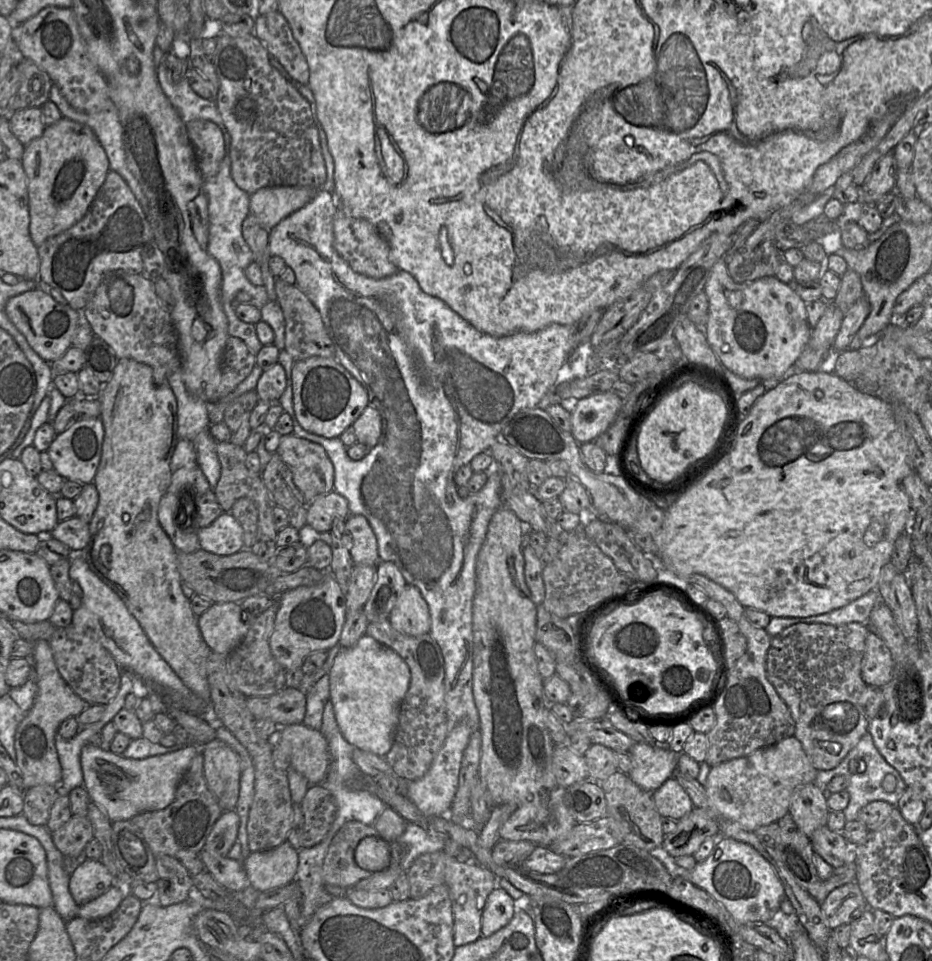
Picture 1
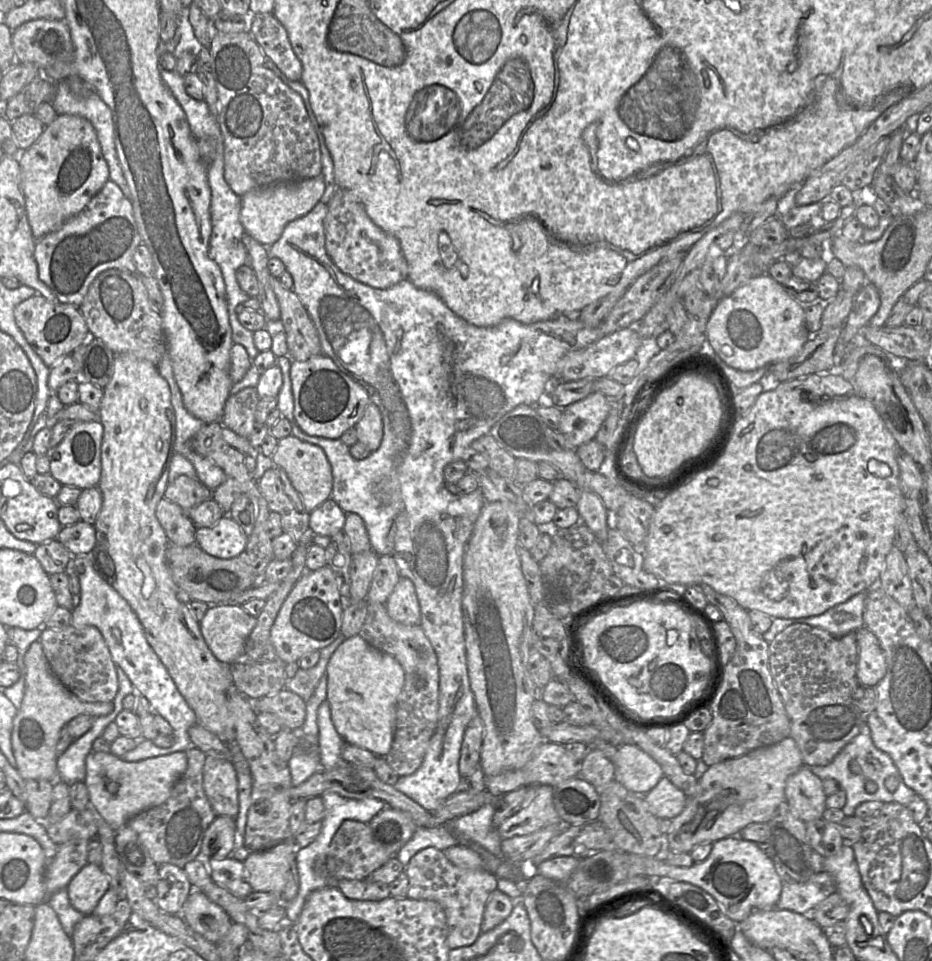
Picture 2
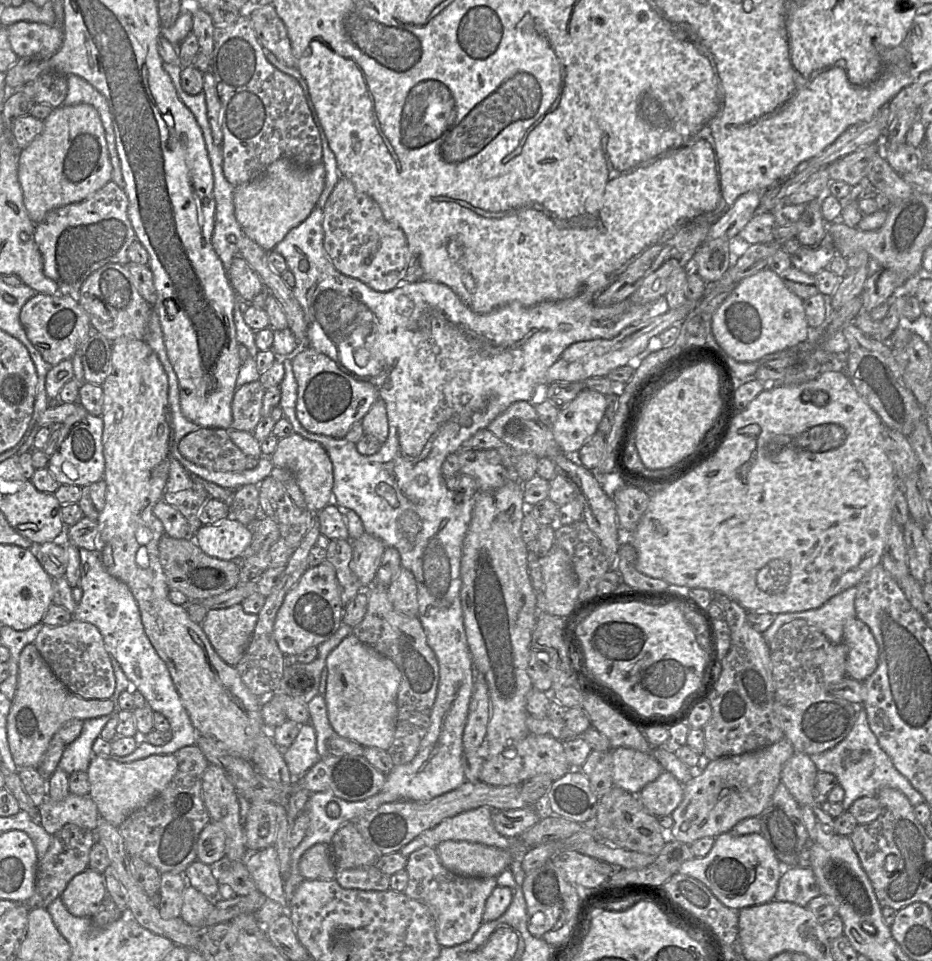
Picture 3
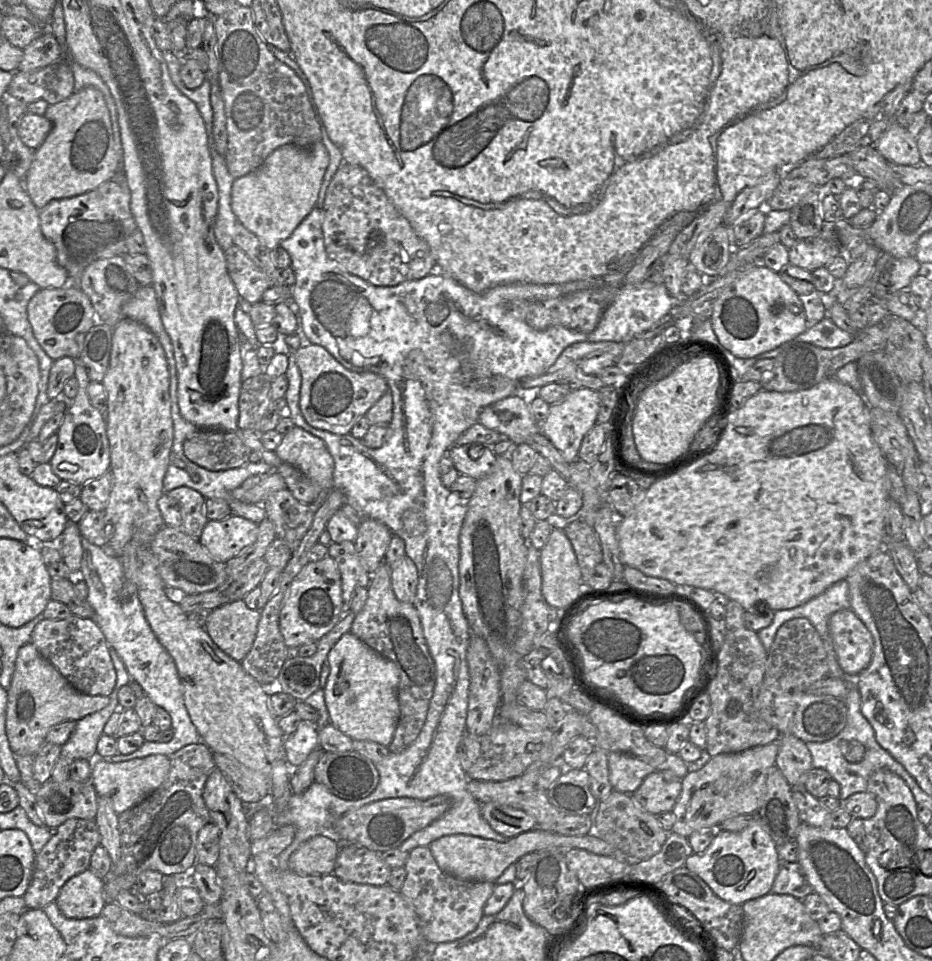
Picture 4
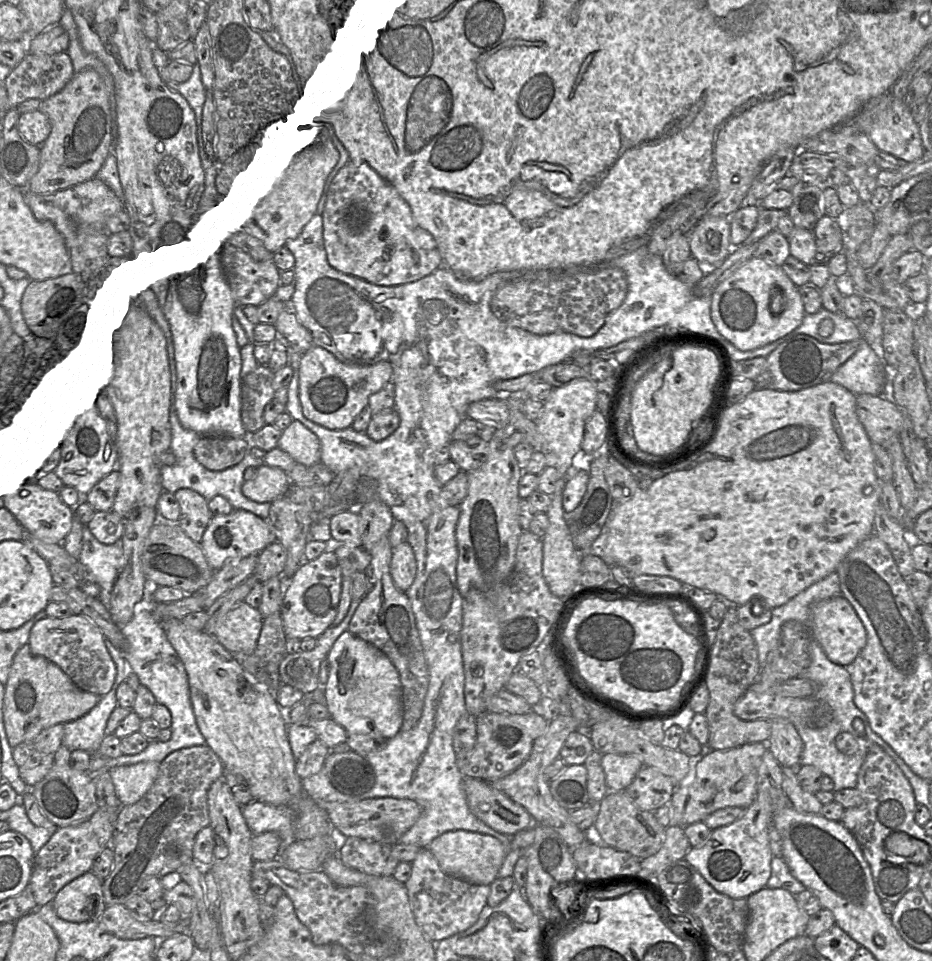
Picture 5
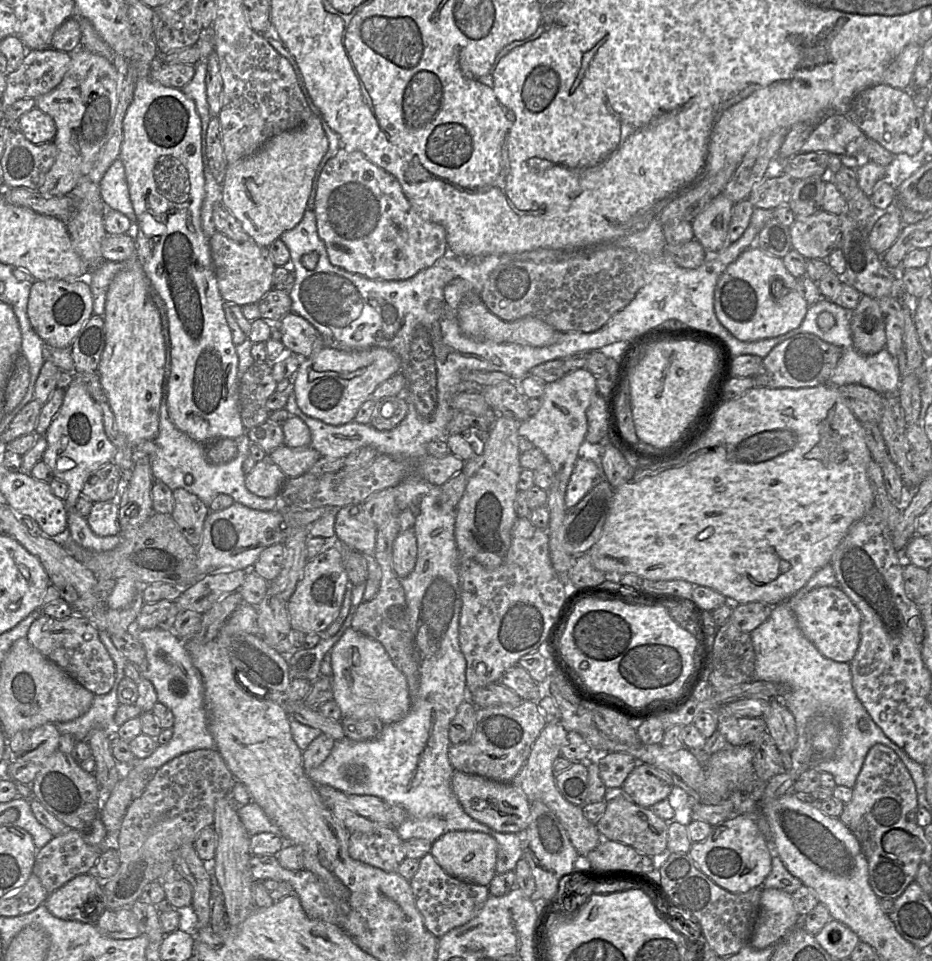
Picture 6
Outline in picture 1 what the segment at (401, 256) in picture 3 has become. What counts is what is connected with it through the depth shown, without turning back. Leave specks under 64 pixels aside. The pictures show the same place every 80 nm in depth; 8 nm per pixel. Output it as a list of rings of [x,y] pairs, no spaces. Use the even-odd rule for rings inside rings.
[[[337,204],[334,219],[334,247],[353,271],[374,279],[389,277],[398,271],[390,259],[388,243],[375,231],[374,227],[364,219],[358,219],[345,213]]]

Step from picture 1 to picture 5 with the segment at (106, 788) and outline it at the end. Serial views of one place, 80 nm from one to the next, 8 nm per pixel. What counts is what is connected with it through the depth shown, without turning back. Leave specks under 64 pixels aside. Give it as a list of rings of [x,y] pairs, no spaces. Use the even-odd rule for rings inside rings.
[[[141,762],[111,768],[108,773],[120,806],[132,805],[139,801],[153,785],[159,767],[160,763],[157,762]]]

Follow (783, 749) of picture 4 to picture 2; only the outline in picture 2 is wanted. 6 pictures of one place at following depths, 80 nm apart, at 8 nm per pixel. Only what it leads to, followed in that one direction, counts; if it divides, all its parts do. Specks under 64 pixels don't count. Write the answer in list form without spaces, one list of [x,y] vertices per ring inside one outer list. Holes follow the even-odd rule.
[[[803,765],[788,777],[785,797],[796,817],[804,823],[823,818],[826,809],[826,795],[822,780],[809,766]]]

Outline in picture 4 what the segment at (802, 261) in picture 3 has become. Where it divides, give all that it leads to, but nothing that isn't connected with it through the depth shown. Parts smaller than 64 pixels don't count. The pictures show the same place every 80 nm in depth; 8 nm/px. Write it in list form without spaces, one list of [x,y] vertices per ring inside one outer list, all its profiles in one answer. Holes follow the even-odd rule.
[[[824,221],[819,234],[810,239],[799,239],[789,249],[789,263],[809,272],[826,266],[833,258],[845,254],[834,224]]]

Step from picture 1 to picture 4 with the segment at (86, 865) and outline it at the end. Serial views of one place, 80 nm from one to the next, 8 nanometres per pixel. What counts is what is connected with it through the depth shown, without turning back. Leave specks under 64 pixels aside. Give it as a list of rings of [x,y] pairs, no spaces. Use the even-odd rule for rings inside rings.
[[[88,868],[63,885],[55,902],[62,914],[68,918],[99,916],[107,903],[104,879]]]

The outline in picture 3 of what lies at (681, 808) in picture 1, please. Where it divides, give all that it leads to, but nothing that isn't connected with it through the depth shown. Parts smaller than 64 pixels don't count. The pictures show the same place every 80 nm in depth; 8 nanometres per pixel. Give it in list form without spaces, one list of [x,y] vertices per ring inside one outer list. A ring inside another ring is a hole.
[[[662,771],[657,779],[648,783],[637,795],[642,806],[652,815],[667,816],[681,803],[684,789],[671,773]]]

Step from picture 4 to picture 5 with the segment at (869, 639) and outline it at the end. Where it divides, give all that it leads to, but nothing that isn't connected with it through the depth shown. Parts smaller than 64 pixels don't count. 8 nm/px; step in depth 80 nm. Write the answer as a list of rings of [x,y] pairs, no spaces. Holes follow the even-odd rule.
[[[842,595],[822,600],[812,607],[809,632],[821,645],[830,661],[843,667],[853,663],[867,642],[867,633],[862,621]]]

